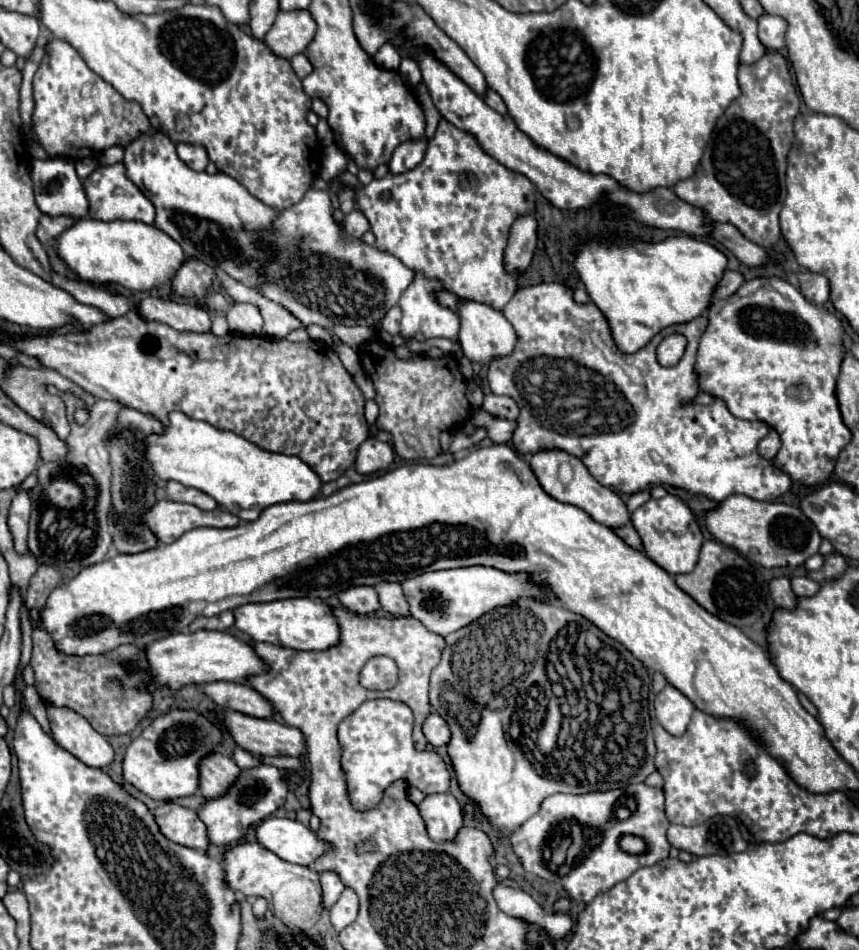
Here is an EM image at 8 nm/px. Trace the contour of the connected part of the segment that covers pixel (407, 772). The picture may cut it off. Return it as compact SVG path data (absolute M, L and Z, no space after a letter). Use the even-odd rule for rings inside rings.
M366 700L338 726L338 744L342 748L342 772L348 800L354 810L372 810L380 804L384 790L396 780L408 780L424 794L448 792L450 770L440 754L418 752L412 742L412 710L394 700Z

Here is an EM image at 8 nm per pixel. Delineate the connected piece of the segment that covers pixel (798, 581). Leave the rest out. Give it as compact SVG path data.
M792 576L790 578L790 584L792 584L792 590L798 594L798 596L812 596L818 592L820 584L814 582L812 578L808 576Z

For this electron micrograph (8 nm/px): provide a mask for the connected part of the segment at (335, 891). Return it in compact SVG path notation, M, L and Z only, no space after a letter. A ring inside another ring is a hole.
M332 870L320 872L320 884L322 884L322 894L324 894L324 906L330 908L338 900L340 892L344 890L344 884L338 878L338 874Z

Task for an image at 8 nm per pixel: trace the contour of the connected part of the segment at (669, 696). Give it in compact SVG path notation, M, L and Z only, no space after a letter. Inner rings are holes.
M666 684L666 688L656 696L654 708L656 720L672 736L682 736L686 732L686 726L694 712L694 704L670 684Z

